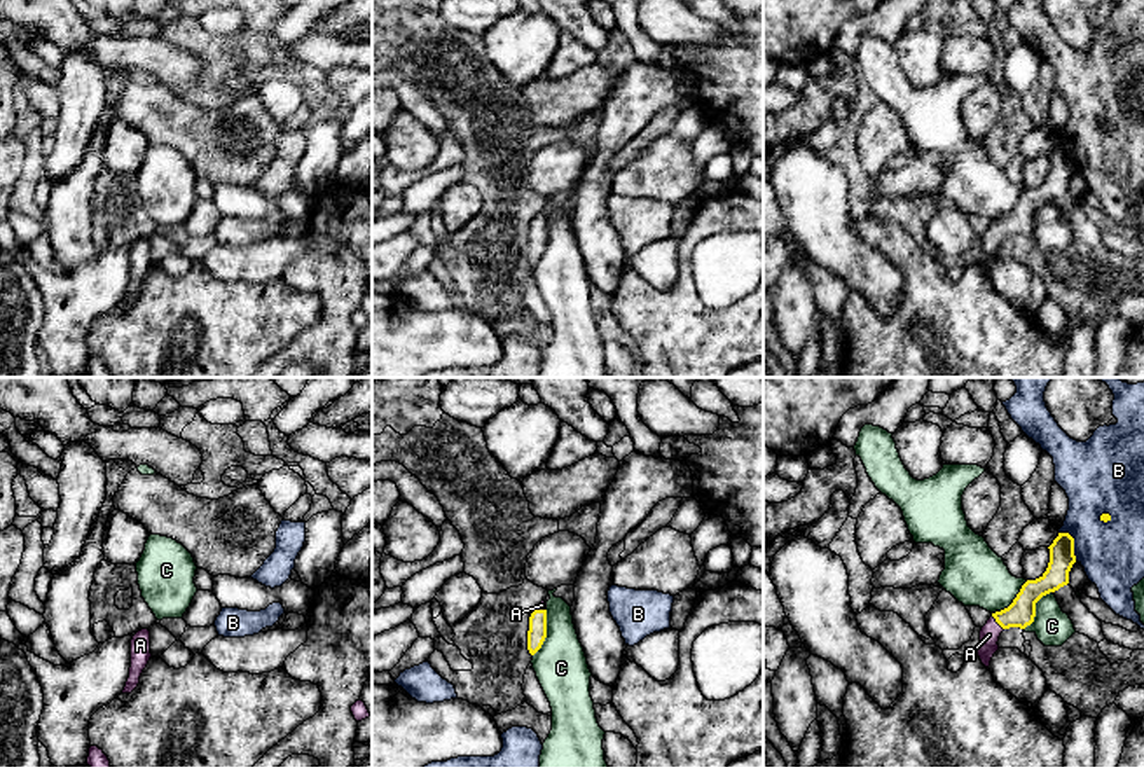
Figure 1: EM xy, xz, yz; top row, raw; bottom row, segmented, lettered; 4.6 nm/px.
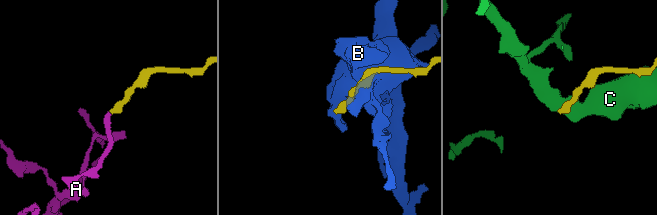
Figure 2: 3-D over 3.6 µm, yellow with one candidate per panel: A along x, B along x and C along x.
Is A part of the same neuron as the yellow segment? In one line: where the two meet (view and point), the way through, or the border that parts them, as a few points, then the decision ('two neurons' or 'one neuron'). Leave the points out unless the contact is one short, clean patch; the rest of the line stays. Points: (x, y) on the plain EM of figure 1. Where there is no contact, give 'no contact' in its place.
contact yz (996, 229); way yz (1020, 222), (996, 229), (989, 243); one neuron

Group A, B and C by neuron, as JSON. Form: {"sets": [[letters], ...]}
{"sets": [["A"], ["B"], ["C"]]}

